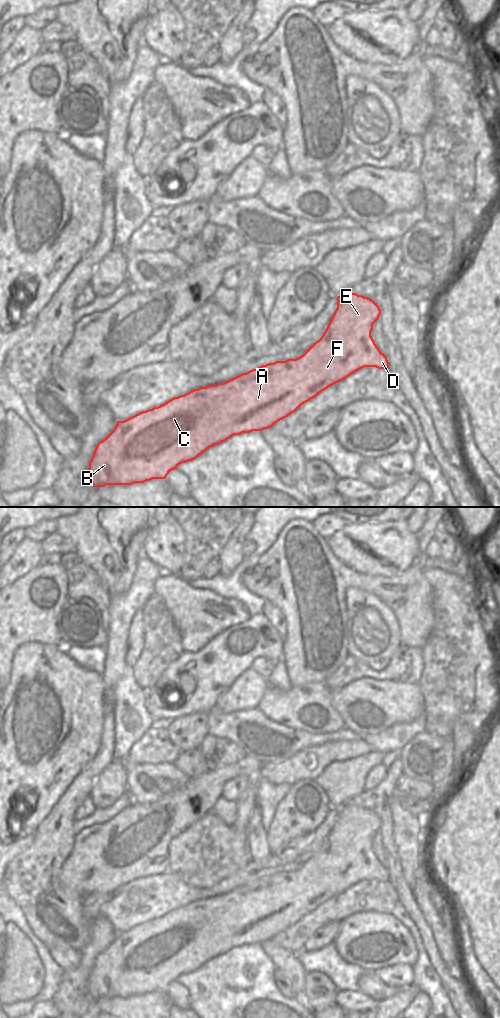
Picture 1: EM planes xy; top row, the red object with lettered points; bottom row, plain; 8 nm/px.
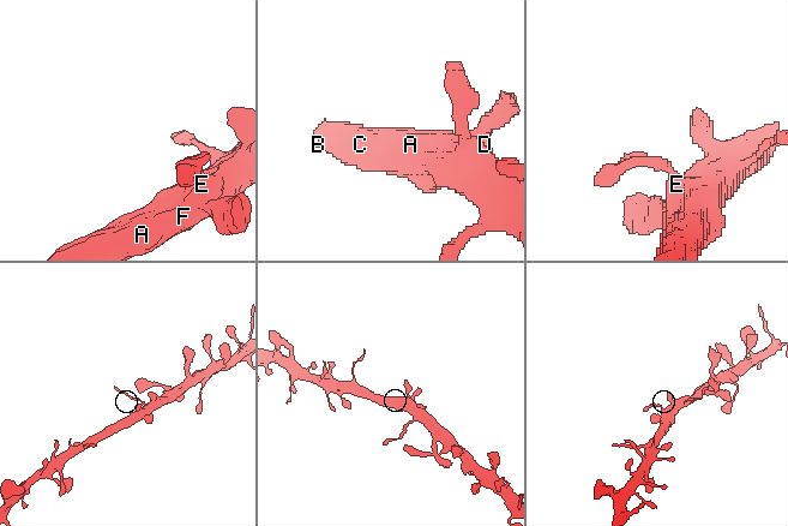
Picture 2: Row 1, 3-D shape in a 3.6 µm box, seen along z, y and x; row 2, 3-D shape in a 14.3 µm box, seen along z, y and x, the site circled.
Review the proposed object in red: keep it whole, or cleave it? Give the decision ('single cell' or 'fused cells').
single cell

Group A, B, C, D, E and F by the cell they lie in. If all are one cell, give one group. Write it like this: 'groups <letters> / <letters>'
groups A B C D E F

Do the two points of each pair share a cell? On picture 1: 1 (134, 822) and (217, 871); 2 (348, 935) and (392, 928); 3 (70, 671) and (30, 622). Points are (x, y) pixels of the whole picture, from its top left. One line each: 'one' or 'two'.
1: two
2: one
3: two

